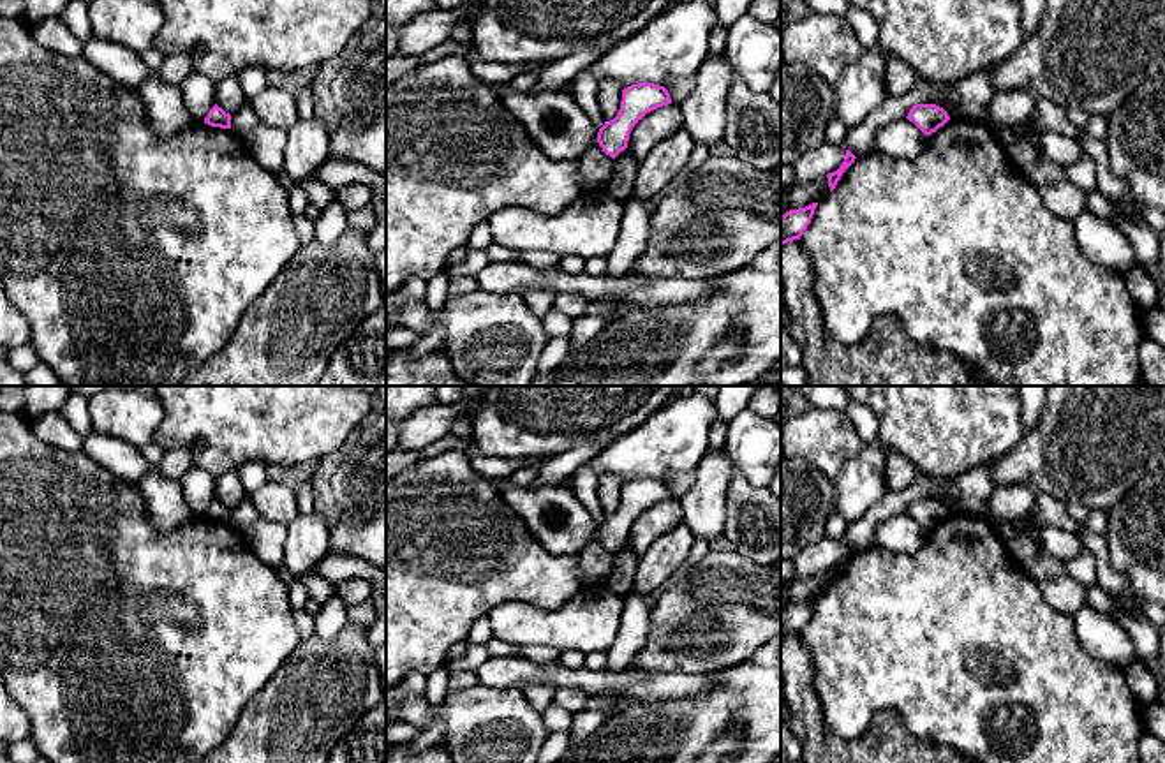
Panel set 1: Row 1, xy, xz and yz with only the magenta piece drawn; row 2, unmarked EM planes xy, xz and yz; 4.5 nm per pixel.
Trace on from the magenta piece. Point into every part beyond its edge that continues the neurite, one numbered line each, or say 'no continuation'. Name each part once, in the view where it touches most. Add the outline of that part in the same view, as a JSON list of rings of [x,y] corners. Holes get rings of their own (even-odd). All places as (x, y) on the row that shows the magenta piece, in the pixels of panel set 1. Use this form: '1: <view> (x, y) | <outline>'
no continuation

